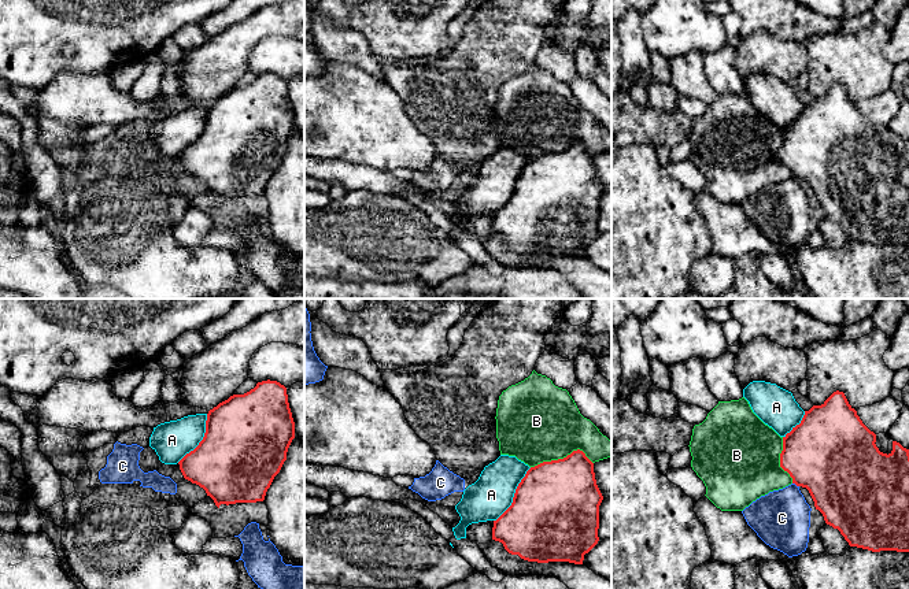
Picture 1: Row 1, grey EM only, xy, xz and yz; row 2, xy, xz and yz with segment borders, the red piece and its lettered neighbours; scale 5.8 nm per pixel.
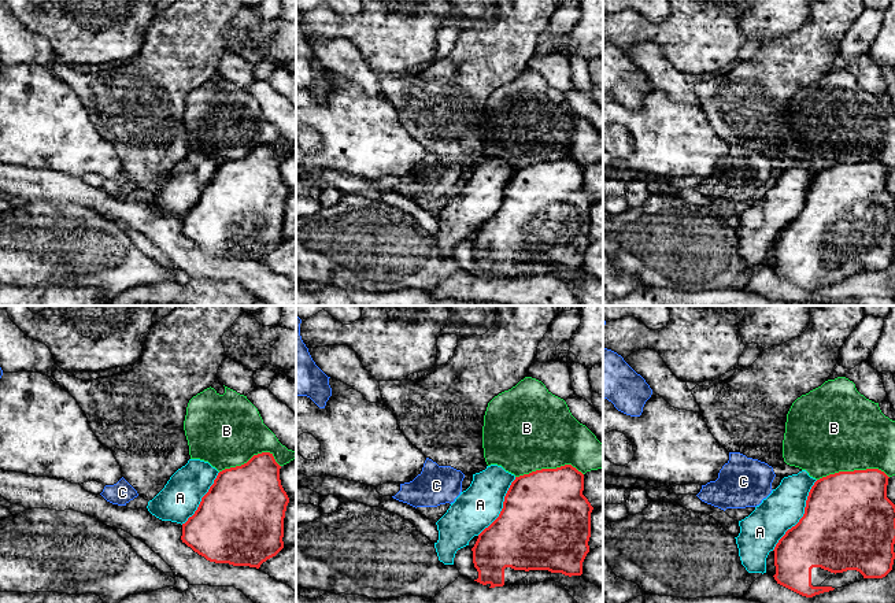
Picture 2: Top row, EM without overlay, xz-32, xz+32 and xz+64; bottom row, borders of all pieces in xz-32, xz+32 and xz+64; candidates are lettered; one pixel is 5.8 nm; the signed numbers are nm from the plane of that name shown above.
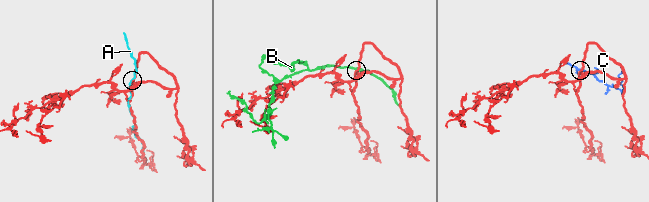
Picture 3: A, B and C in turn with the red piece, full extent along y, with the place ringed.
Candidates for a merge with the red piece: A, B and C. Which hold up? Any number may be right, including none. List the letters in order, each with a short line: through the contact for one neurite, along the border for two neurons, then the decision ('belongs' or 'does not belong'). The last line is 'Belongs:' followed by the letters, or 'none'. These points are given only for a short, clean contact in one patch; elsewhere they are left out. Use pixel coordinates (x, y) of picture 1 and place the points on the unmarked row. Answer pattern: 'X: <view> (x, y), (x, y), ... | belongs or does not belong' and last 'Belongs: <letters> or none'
A: belongs
B: does not belong
C: yz (793, 176), (798, 180) | does not belong
Belongs: A

